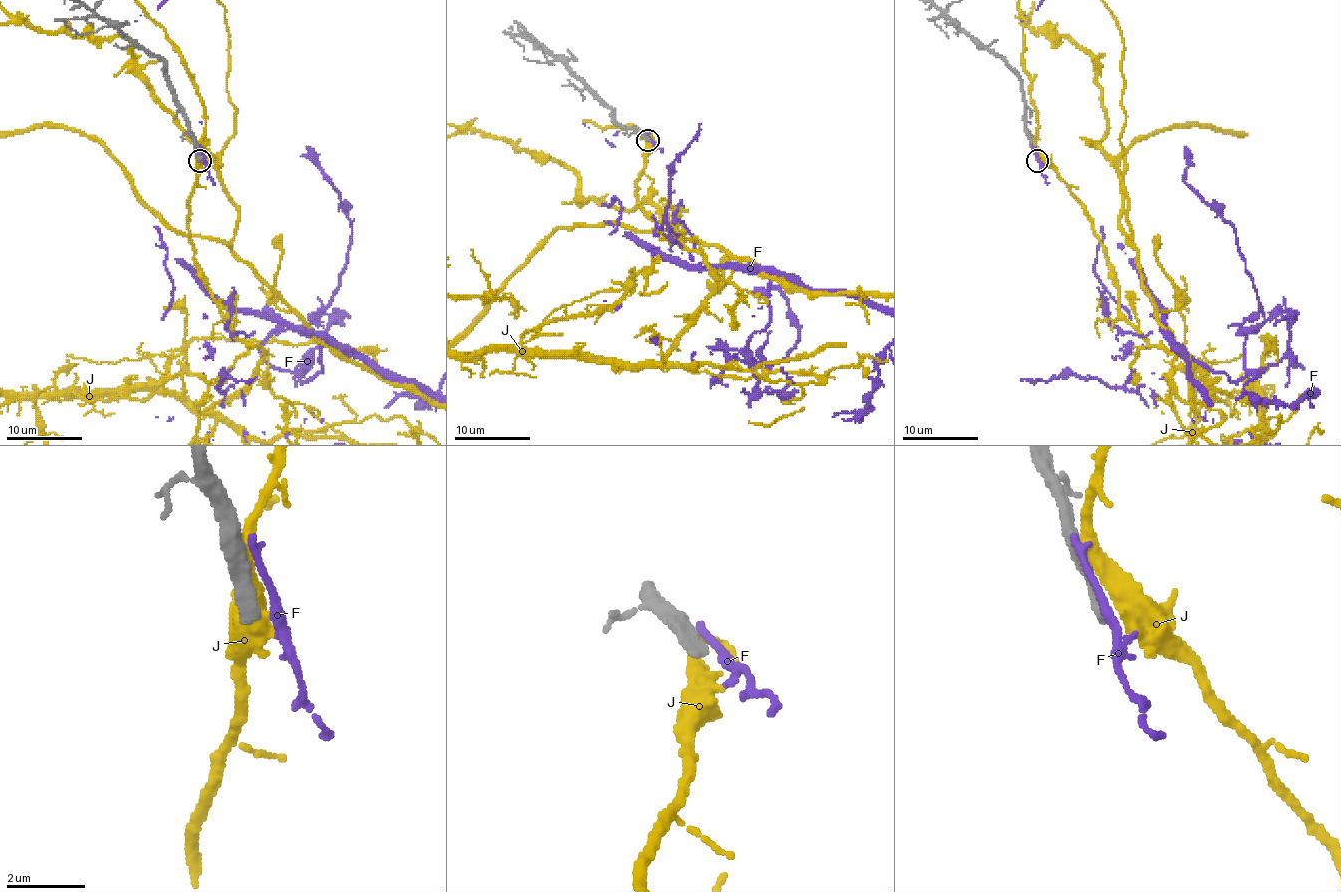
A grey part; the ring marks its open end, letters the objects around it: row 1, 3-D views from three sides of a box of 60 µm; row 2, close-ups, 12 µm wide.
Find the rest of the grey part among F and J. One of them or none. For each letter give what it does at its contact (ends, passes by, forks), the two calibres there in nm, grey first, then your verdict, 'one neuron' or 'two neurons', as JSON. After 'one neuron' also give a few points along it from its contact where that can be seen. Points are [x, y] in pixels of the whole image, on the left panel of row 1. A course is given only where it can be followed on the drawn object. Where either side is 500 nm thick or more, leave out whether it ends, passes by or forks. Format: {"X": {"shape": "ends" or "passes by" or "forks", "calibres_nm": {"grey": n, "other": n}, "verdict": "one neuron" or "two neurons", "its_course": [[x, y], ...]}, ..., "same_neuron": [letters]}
{"F": {"shape": "ends", "calibres_nm": {"grey": 360, "other": 200}, "verdict": "two neurons"}, "J": {"shape": "passes by", "calibres_nm": {"grey": 360, "other": 360}, "verdict": "two neurons"}, "same_neuron": []}

